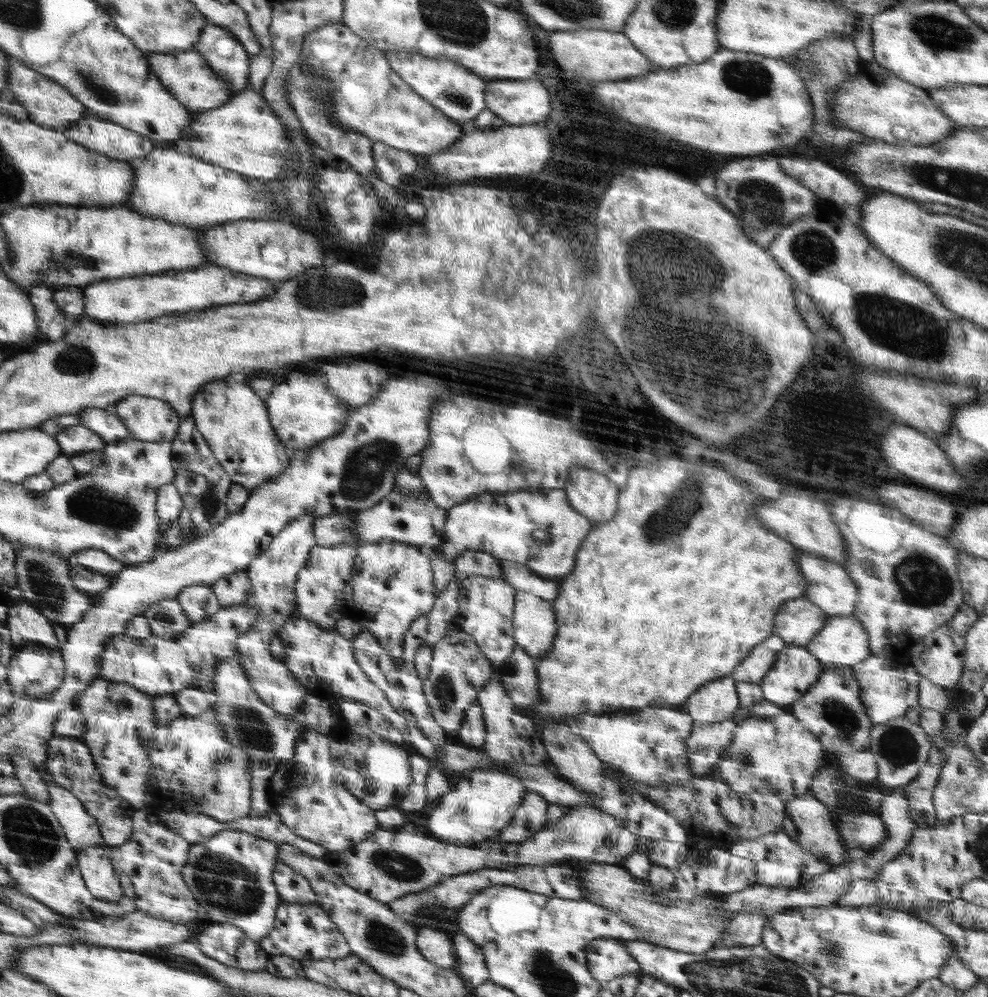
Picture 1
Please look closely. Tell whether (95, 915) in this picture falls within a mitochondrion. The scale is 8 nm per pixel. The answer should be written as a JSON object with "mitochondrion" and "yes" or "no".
{"mitochondrion":"no"}

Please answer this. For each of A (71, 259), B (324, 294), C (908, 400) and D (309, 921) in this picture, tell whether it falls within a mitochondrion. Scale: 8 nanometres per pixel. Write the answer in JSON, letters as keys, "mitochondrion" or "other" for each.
{"A":"mitochondrion","B":"mitochondrion","C":"other","D":"mitochondrion"}

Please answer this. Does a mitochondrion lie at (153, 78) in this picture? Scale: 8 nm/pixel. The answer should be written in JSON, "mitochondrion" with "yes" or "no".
{"mitochondrion":"no"}

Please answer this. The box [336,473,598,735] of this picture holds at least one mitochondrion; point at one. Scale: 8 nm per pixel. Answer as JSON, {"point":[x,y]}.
{"point":[443,687]}

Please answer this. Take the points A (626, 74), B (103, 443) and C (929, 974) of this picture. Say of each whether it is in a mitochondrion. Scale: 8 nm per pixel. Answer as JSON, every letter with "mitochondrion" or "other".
{"A":"other","B":"other","C":"other"}

